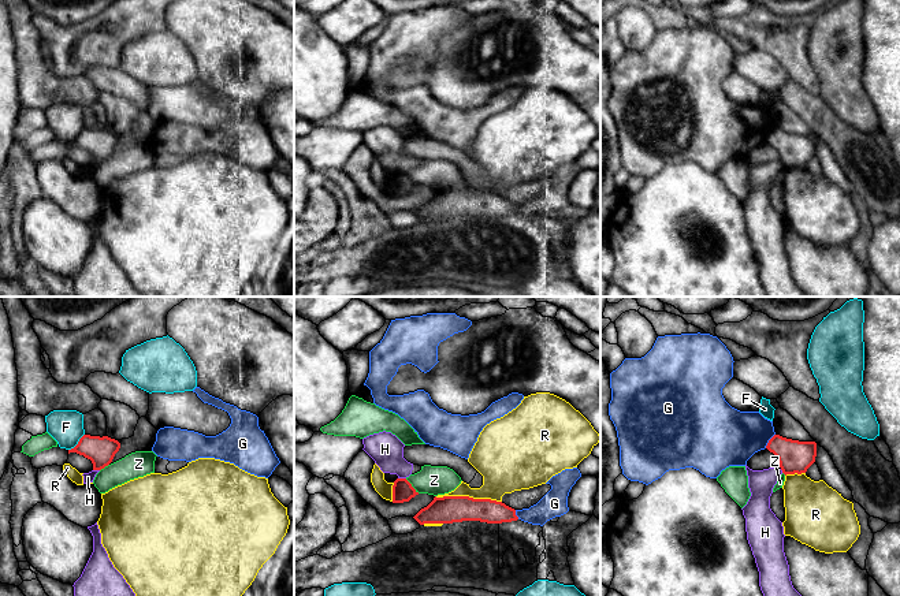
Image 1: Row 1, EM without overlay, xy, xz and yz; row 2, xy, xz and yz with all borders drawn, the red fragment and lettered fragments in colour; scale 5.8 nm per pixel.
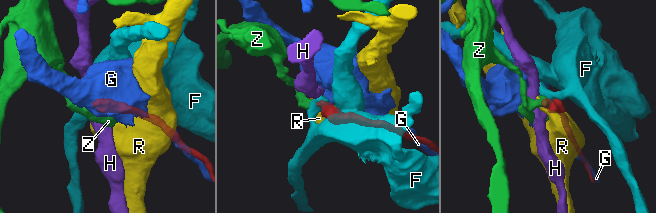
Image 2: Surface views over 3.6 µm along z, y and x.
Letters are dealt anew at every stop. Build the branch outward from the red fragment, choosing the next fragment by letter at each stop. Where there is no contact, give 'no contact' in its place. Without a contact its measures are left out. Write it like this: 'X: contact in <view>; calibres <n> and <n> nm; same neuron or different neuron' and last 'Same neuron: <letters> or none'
F: contact in xy; calibres 160 and 200 nm; different neuron
G: contact in yz; calibres 190 and 340 nm; different neuron
H: contact in xz; calibres 130 and 190 nm; different neuron
R: contact in xz; calibres 160 and 240 nm; different neuron
Z: contact in xz; calibres 130 and 180 nm; different neuron
Same neuron: none

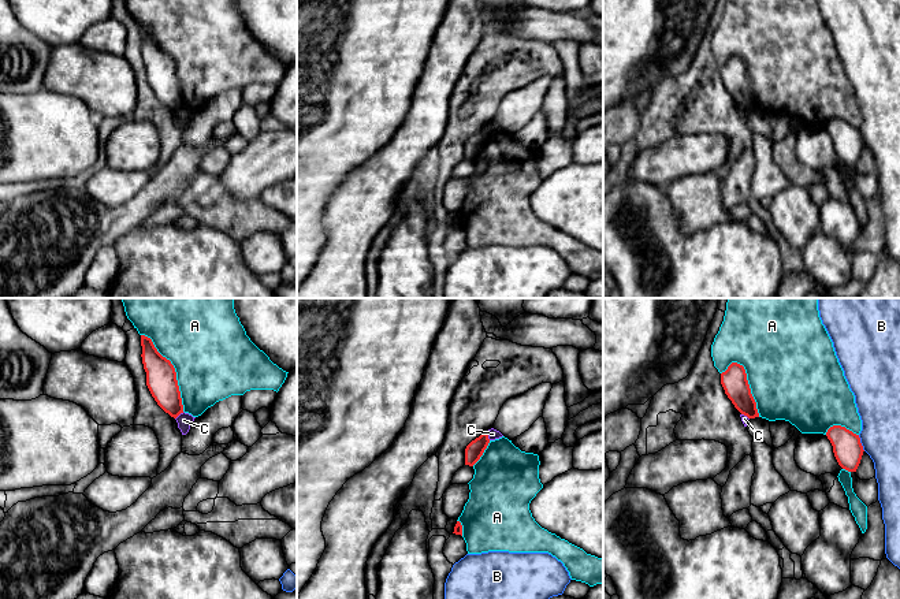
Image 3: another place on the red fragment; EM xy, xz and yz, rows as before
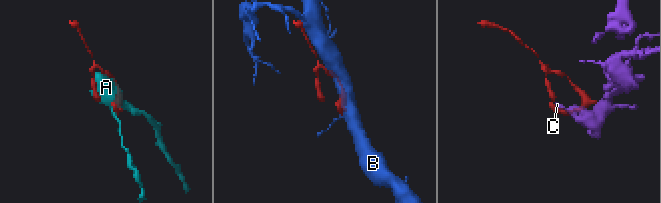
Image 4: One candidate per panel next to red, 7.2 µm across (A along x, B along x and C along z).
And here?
A: contact in xy; calibres 180 and 480 nm; different neuron
B: contact in yz; calibres 170 and 260 nm; different neuron
C: contact in xy; calibres 180 and 90 nm; different neuron
Same neuron: none

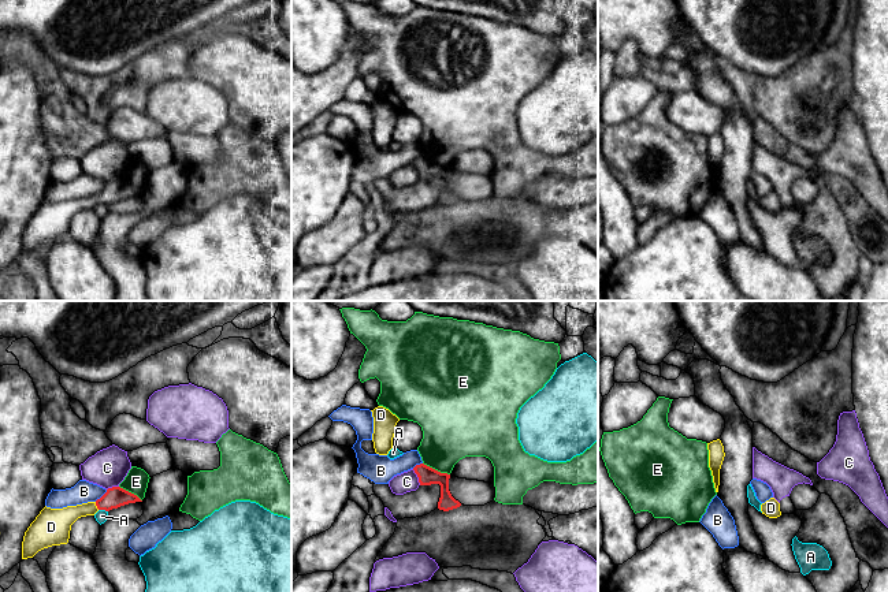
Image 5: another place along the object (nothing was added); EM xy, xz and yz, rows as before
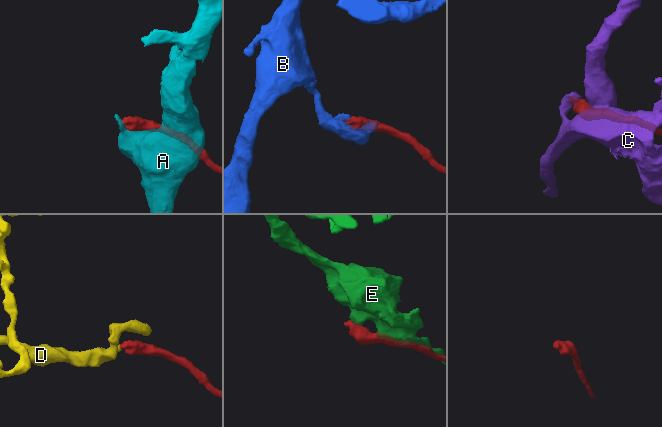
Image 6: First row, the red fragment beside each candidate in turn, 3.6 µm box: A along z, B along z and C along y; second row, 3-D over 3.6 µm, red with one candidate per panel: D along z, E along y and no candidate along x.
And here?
A: contact in xy; calibres 120 and 80 nm; different neuron
B: contact in xy; calibres 120 and 130 nm; different neuron
C: contact in xz; calibres 110 and 120 nm; different neuron
D: contact in xy; calibres 120 and 160 nm; same neuron
E: contact in xz; calibres 110 and 340 nm; different neuron
Same neuron: D

